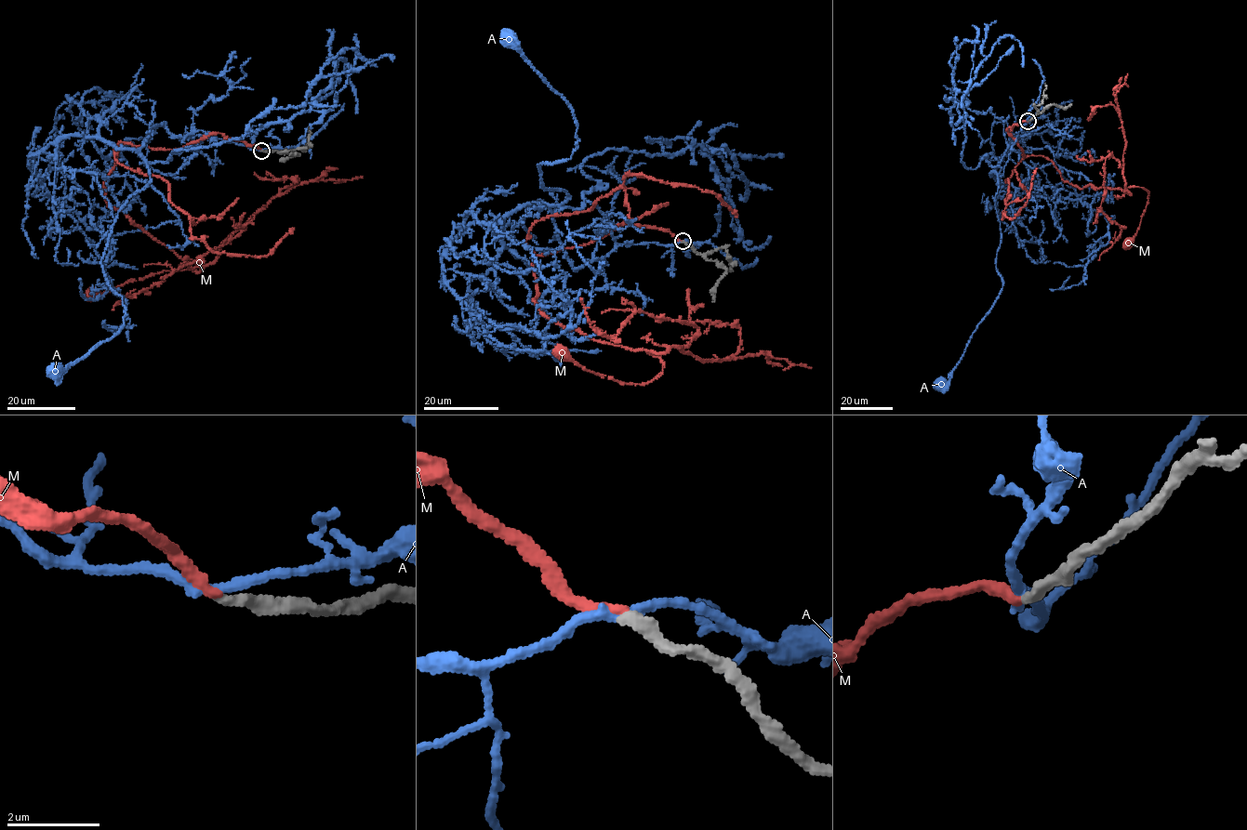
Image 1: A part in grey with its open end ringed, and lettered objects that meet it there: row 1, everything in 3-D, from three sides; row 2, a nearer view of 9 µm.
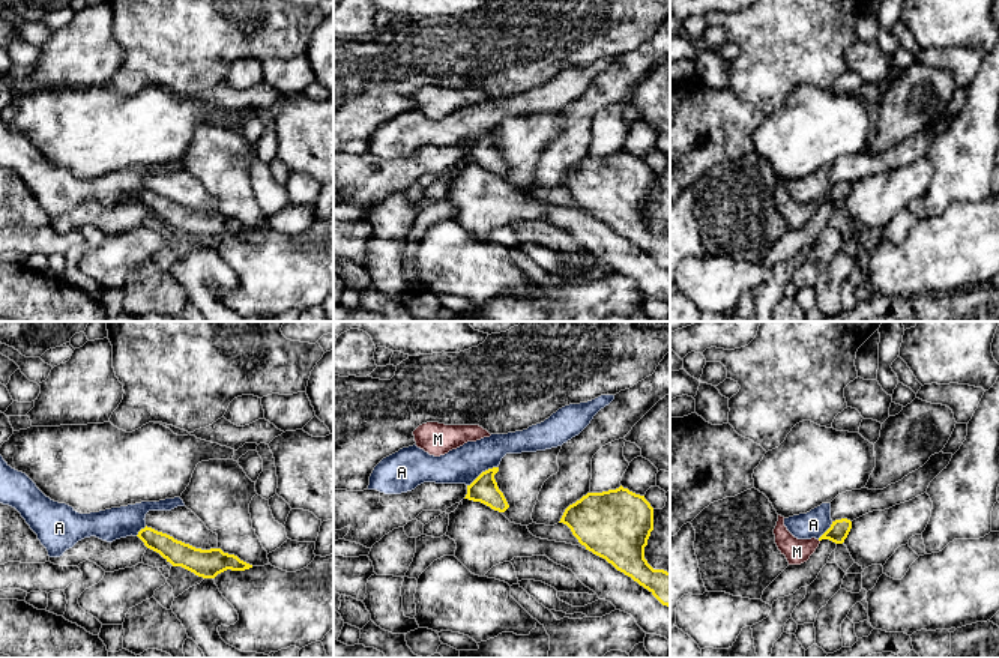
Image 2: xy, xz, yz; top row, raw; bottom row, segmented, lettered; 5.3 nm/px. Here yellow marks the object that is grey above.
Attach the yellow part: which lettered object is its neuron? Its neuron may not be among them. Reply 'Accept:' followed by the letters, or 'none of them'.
Accept: M

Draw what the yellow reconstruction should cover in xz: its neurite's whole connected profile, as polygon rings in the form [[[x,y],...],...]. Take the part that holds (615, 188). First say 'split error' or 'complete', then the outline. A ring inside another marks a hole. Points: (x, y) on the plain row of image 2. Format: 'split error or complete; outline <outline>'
complete; outline [[[622,149],[587,156],[565,173],[559,186],[566,188],[586,213],[670,270],[670,236],[653,233],[644,222],[644,210],[653,194],[653,171],[644,159]]]

